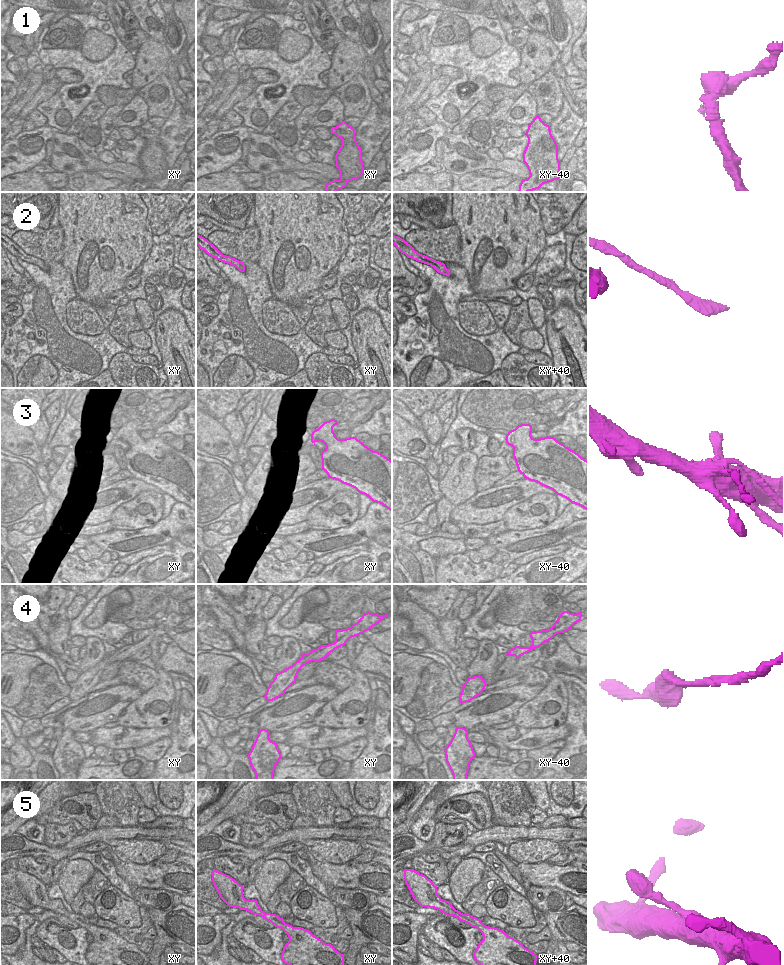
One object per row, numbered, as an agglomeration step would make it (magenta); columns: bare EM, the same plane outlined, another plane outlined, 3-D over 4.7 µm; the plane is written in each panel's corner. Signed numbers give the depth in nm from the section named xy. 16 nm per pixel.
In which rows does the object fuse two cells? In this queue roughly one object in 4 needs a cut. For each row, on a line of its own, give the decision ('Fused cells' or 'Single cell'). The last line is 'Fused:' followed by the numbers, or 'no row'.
1: Fused cells
2: Fused cells
3: Single cell
4: Single cell
5: Single cell
Fused: 1, 2.

